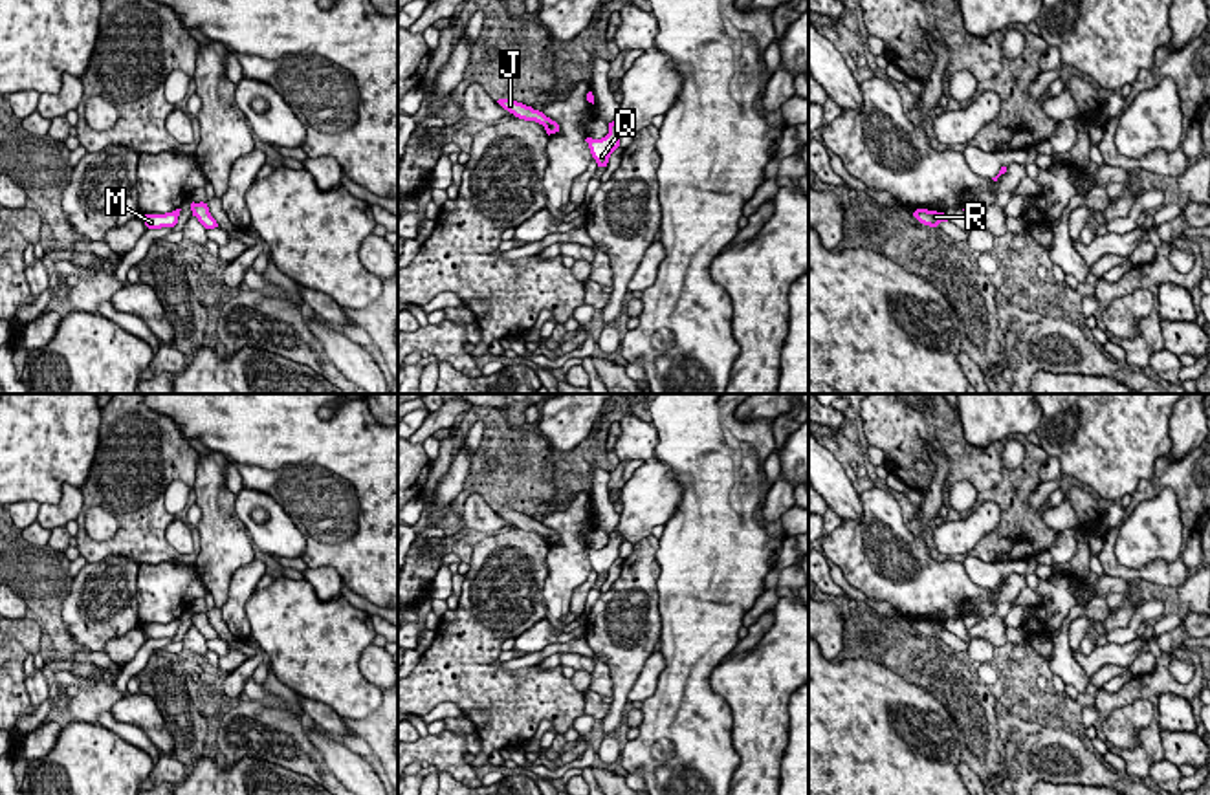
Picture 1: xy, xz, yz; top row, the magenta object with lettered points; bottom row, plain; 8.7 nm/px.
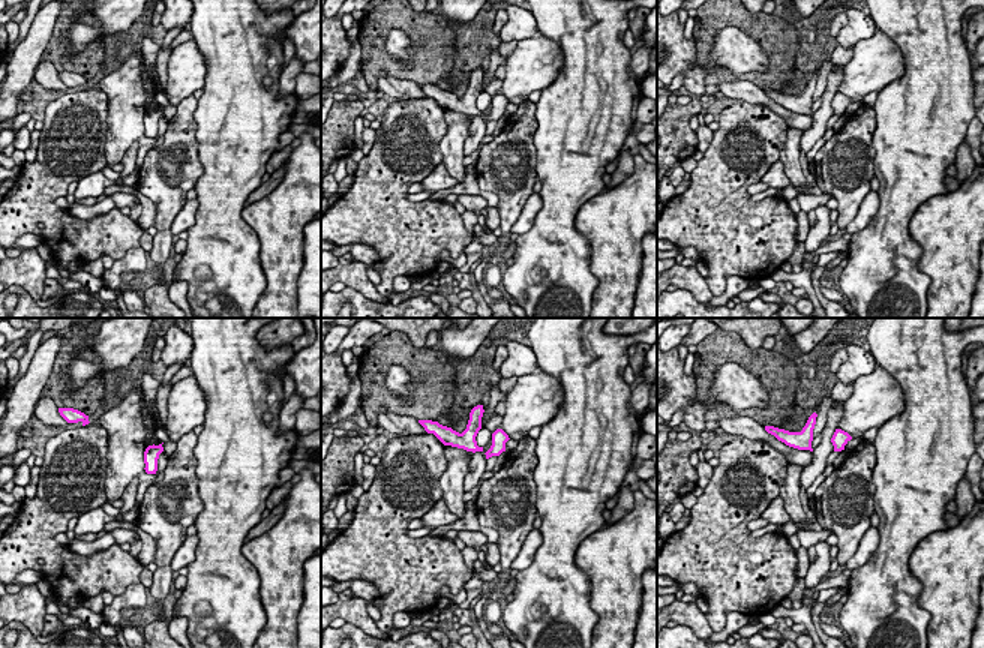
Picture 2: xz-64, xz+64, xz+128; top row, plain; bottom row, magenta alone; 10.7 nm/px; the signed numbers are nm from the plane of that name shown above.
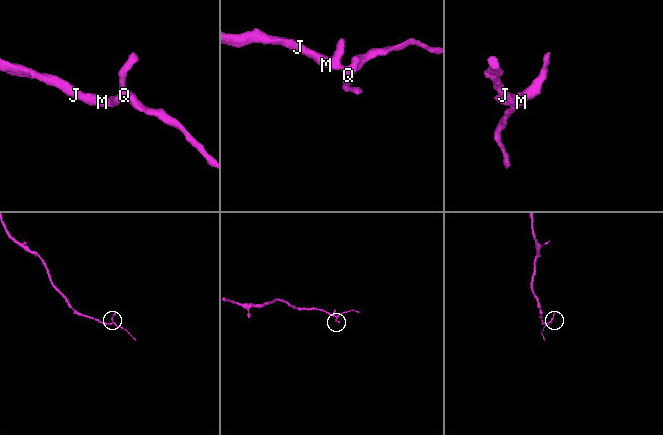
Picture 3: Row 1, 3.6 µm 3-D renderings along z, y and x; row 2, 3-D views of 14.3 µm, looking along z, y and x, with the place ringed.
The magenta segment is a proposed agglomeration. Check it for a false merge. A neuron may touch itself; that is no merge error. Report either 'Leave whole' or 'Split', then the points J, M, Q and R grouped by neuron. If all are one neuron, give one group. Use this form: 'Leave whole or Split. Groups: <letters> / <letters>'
Leave whole. Groups: J M Q R

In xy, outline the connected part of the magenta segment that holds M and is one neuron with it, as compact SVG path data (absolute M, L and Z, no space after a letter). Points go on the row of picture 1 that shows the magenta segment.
M182 209L165 214L138 214L148 229L174 227Z

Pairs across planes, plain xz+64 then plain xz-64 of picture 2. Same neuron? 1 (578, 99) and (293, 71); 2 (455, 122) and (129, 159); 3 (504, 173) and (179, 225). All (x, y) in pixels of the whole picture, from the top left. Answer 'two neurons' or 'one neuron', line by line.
1: two neurons
2: two neurons
3: two neurons

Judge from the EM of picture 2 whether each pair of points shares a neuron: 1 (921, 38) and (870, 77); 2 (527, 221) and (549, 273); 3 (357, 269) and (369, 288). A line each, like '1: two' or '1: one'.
1: two
2: two
3: one

